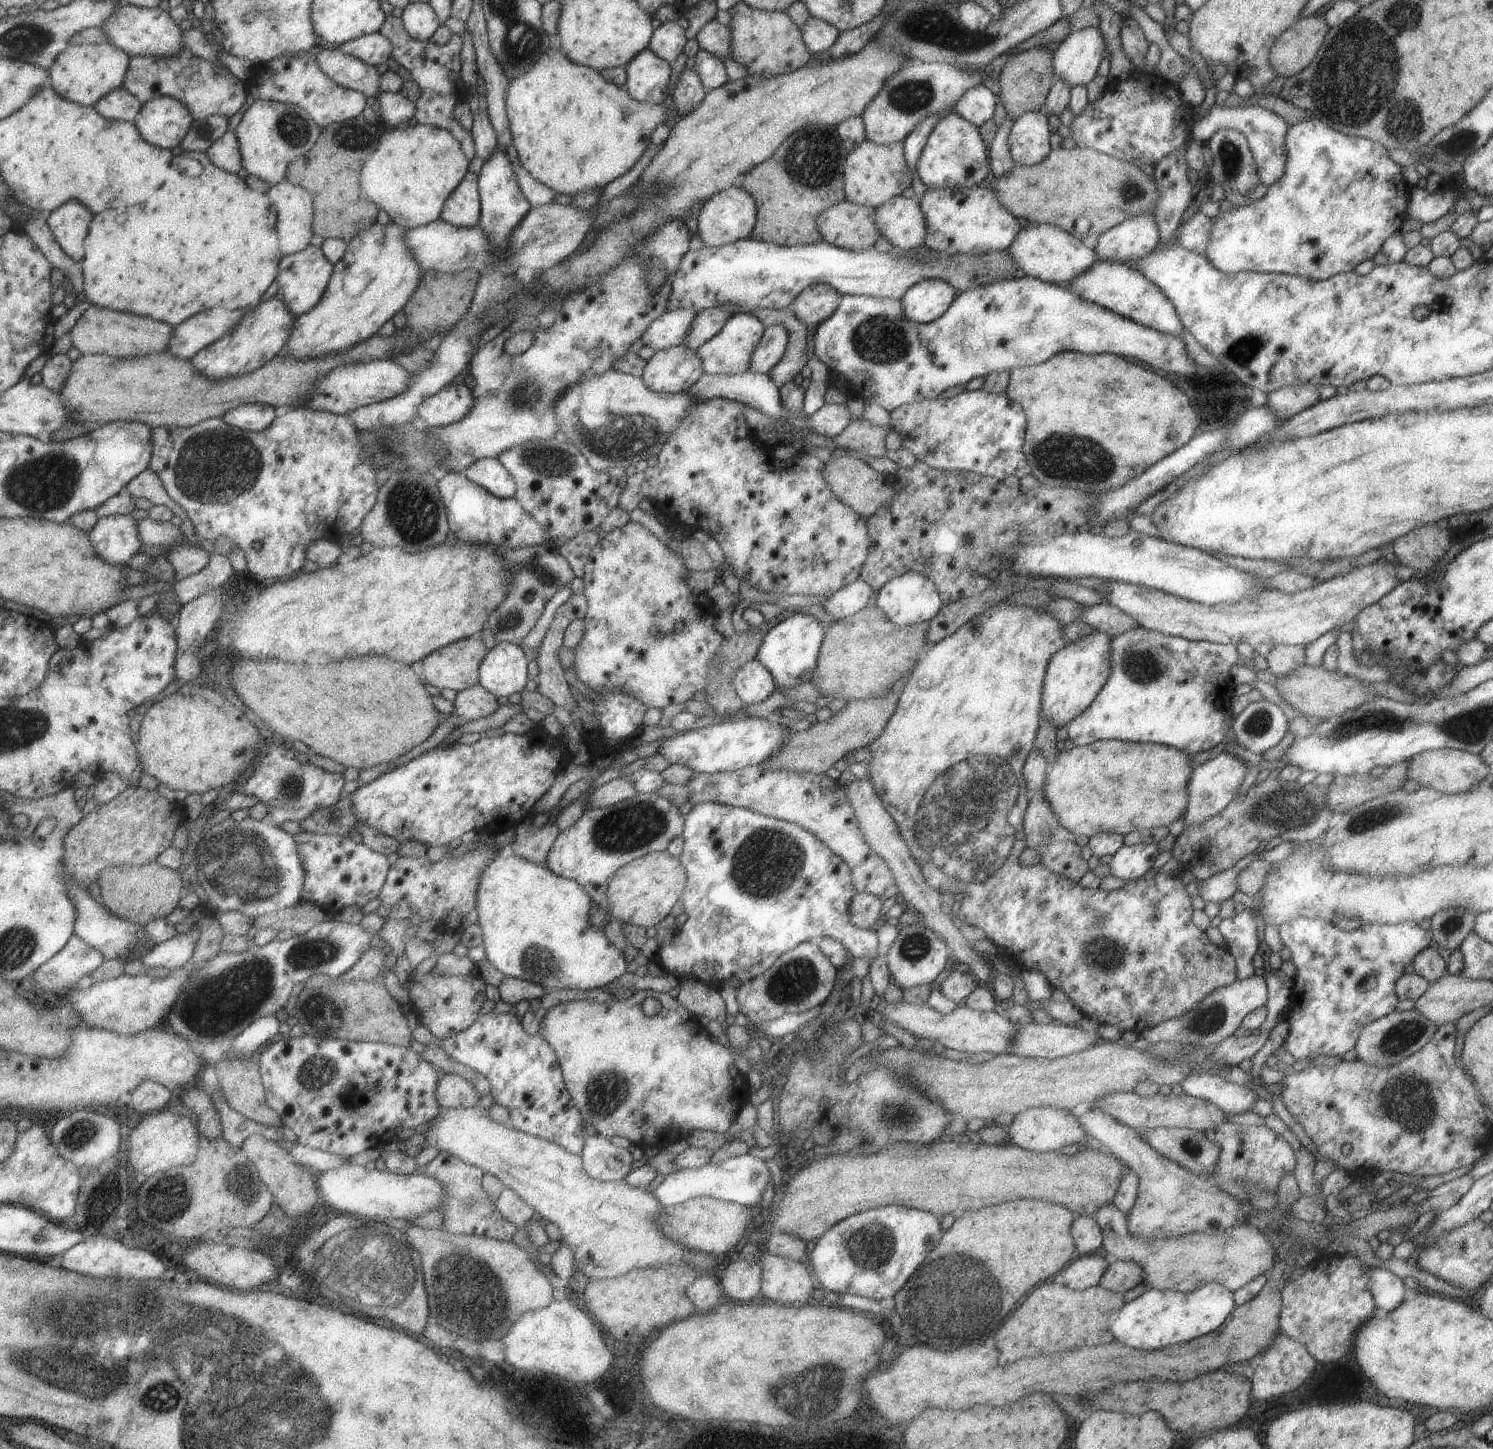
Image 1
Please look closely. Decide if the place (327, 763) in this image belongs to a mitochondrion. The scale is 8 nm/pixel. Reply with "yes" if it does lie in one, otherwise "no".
no

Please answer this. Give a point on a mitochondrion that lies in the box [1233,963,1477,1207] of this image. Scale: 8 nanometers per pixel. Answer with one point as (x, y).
(1411, 1101)

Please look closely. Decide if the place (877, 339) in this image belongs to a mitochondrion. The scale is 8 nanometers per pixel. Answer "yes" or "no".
yes

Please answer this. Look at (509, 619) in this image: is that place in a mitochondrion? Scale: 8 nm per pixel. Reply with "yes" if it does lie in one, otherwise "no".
yes

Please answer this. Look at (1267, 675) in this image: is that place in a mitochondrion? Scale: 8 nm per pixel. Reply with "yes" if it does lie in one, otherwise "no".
no

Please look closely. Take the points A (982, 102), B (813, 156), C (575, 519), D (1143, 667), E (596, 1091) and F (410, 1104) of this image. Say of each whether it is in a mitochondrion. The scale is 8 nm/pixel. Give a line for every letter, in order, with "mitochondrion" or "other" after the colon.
A: other
B: mitochondrion
C: other
D: mitochondrion
E: mitochondrion
F: other

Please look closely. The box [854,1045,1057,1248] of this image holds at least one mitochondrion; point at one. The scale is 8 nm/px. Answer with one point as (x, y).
(899, 1115)

